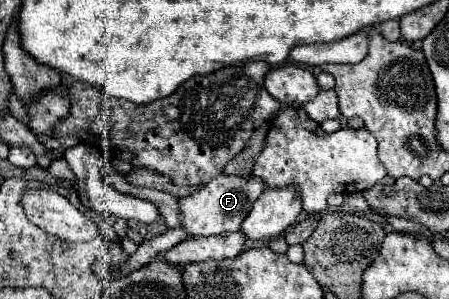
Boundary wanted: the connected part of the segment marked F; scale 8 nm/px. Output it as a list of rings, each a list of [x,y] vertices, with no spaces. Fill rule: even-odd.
[[[219,174],[211,182],[207,182],[205,188],[199,192],[179,198],[181,208],[181,226],[185,226],[193,236],[211,236],[211,234],[223,234],[223,232],[235,232],[239,230],[243,218],[253,208],[255,200],[267,190],[265,182],[257,176],[225,176]]]

